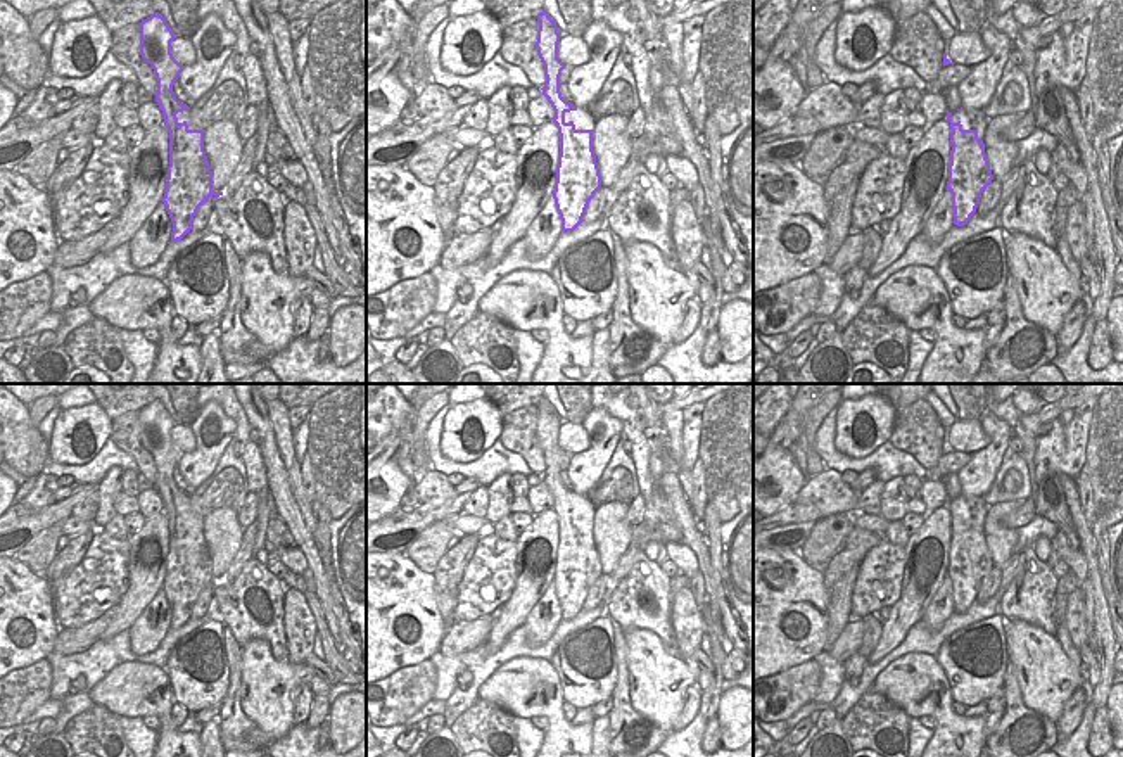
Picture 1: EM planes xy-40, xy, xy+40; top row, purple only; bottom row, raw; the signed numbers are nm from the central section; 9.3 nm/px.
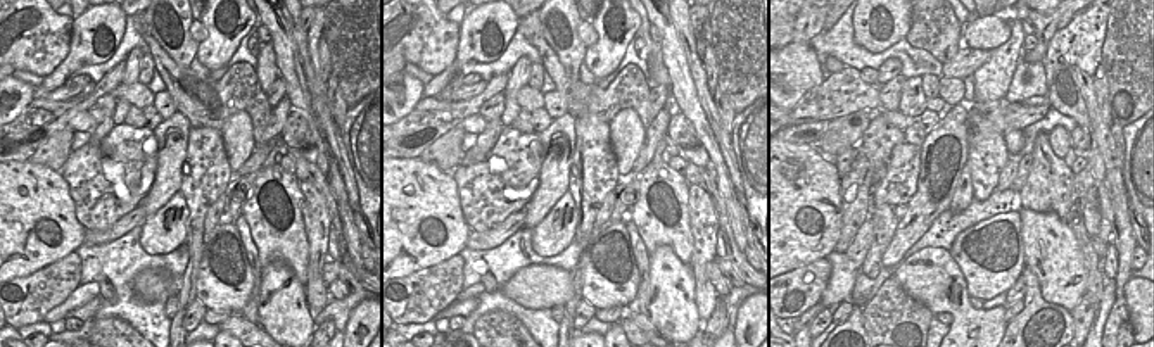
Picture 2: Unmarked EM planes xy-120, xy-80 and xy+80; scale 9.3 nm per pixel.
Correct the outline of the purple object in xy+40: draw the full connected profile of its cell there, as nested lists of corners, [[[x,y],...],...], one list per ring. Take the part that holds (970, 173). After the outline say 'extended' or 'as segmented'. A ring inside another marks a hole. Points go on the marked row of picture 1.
[[[952,112],[947,114],[950,123],[950,164],[947,188],[952,194],[954,225],[966,225],[976,213],[983,190],[992,183],[993,175],[985,154],[985,143],[978,138],[978,130],[964,130],[961,121],[952,121]]] | as segmented

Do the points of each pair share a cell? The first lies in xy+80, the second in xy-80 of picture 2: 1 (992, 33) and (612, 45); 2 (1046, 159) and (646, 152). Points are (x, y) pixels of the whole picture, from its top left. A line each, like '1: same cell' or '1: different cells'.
1: different cells
2: different cells

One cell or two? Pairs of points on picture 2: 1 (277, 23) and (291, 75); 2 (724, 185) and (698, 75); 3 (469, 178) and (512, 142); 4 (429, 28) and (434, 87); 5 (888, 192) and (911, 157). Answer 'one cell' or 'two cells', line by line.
1: one cell
2: two cells
3: one cell
4: two cells
5: one cell

